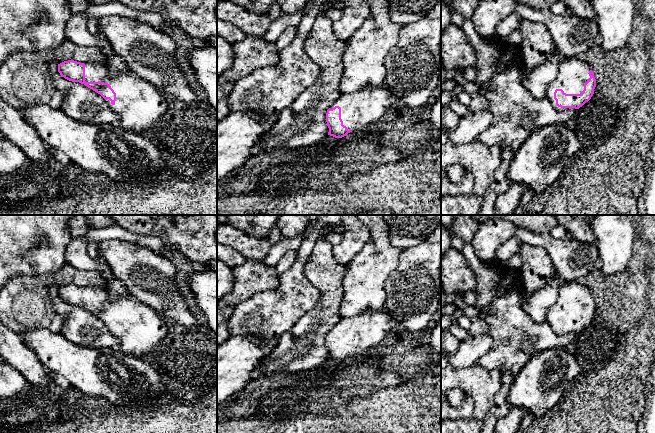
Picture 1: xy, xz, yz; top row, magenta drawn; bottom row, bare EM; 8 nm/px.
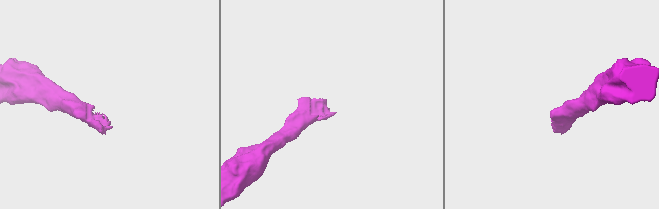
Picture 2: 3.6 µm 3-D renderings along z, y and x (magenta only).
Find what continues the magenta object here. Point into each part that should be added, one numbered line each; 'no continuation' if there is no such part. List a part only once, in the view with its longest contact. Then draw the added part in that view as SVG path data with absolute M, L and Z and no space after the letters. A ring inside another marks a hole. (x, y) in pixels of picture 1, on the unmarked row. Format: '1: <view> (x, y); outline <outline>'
1: yz (572, 298); outline M561 282L558 290L558 298L555 304L549 308L546 314L546 322L558 335L569 334L556 329L554 316L562 313L566 318L580 318L584 314L584 308L589 304L591 294L582 282Z

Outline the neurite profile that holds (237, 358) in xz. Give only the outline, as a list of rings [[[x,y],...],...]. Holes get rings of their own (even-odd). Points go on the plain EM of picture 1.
[[[230,336],[217,347],[217,408],[249,386],[254,380],[253,371],[277,341]]]

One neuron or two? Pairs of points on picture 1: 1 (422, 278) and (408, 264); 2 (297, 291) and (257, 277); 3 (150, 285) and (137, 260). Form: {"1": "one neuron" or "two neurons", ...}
{"1": "one neuron", "2": "two neurons", "3": "one neuron"}

